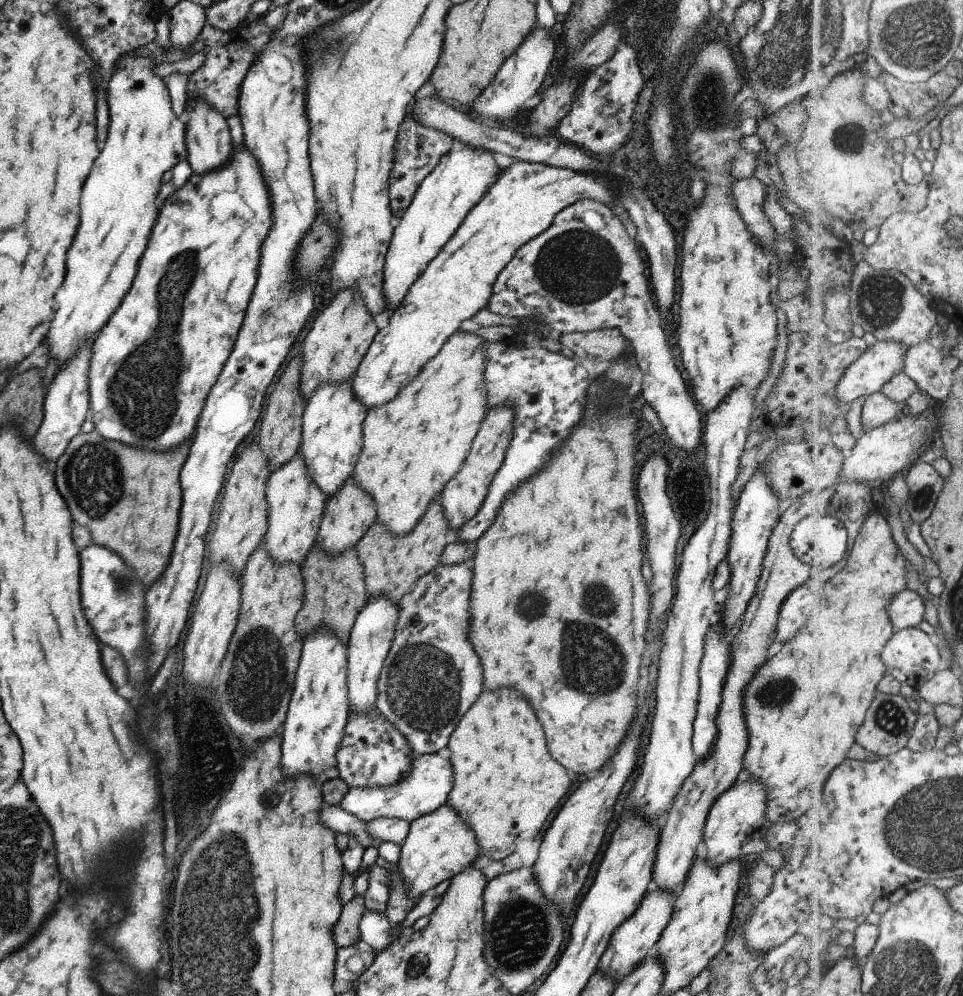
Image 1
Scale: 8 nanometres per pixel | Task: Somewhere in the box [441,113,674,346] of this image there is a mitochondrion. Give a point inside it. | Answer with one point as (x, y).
(577, 267)

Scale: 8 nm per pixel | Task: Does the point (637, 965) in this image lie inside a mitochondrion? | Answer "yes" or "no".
no

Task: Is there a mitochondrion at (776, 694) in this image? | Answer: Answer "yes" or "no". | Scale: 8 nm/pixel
yes

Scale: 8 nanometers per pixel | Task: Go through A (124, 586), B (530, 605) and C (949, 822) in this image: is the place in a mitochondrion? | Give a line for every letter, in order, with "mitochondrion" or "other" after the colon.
A: mitochondrion
B: mitochondrion
C: mitochondrion

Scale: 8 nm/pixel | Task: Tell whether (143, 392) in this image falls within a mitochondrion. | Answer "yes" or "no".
yes

